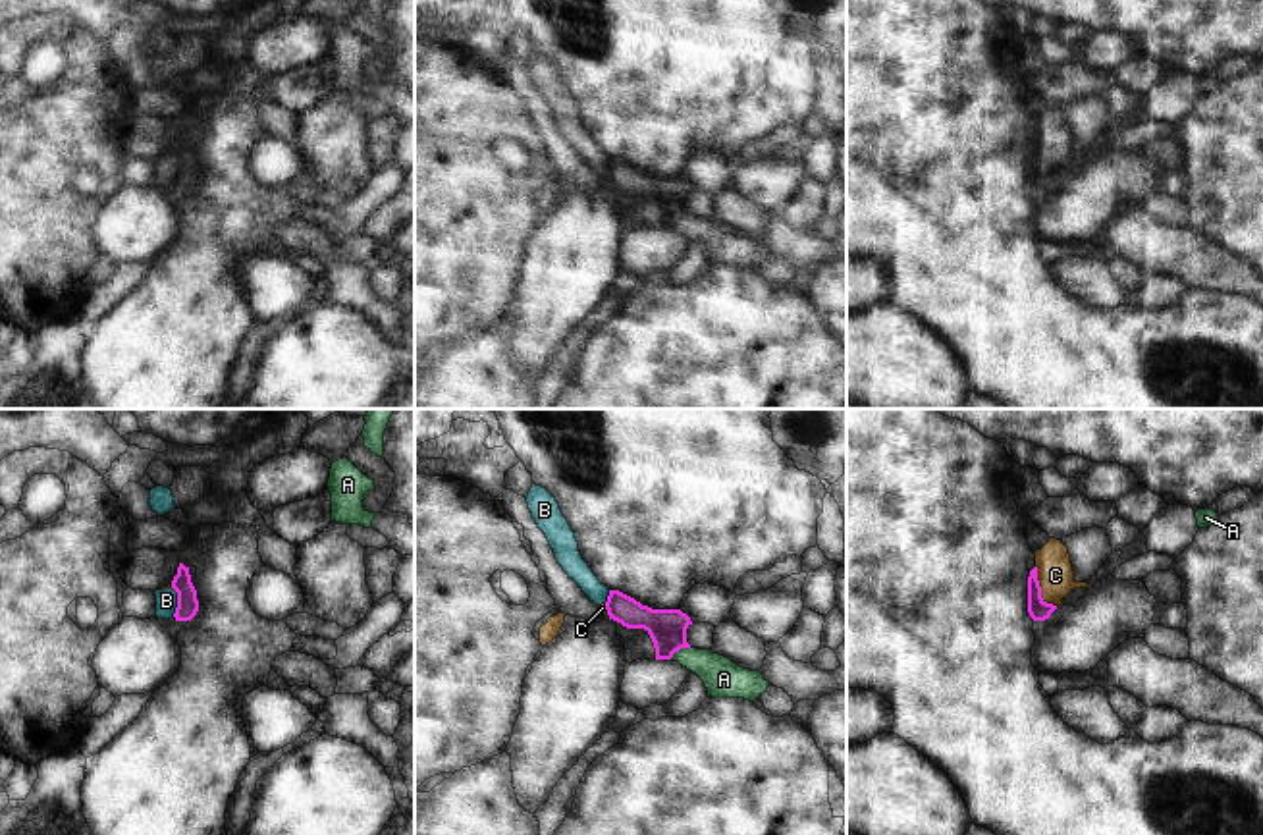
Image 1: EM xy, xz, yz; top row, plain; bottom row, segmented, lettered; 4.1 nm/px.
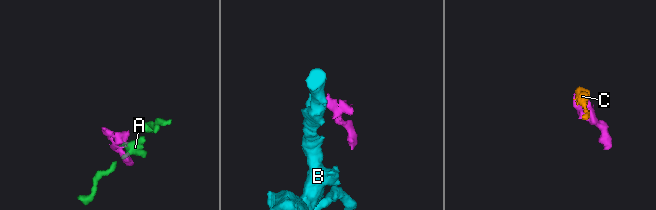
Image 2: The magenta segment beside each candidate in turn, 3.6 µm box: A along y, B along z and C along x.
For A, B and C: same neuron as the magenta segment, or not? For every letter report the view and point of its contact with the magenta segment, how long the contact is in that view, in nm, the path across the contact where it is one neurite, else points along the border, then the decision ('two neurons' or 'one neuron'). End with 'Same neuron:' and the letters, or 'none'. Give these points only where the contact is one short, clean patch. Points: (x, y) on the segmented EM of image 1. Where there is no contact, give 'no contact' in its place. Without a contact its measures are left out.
A: xz (679, 648) | 100 nm | across xz (668, 627), (670, 639), (679, 648), (724, 679) | one neuron
B: xy (178, 602) | 140 nm | along xy (172, 587), (176, 592), (176, 618) | two neurons
C: yz (1040, 589) | 200 nm | along yz (1036, 565), (1040, 594), (1057, 606) | two neurons
Same neuron: A

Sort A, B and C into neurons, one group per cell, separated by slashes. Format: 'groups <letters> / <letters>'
groups A / B C

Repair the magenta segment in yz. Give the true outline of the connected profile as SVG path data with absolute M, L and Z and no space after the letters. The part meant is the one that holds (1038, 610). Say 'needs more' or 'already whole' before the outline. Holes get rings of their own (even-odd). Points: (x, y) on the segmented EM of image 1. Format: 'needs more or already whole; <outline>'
already whole; M1034 567L1030 571L1030 577L1028 577L1028 613L1034 621L1045 621L1045 619L1051 617L1051 613L1055 609L1057 609L1057 606L1047 604L1041 598L1041 586L1039 586L1039 580L1037 580L1037 567Z

